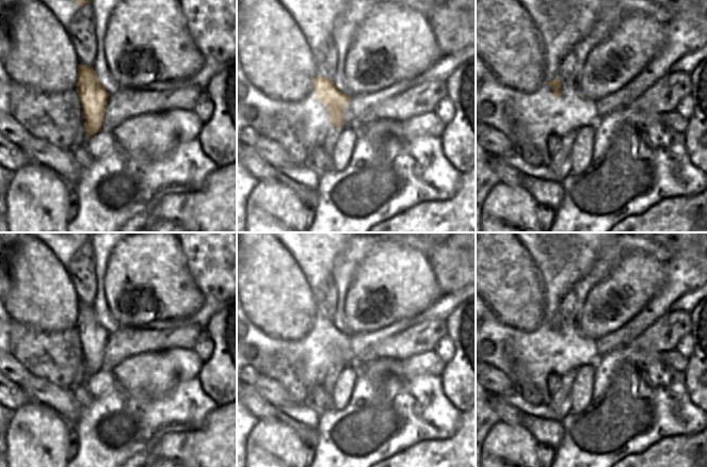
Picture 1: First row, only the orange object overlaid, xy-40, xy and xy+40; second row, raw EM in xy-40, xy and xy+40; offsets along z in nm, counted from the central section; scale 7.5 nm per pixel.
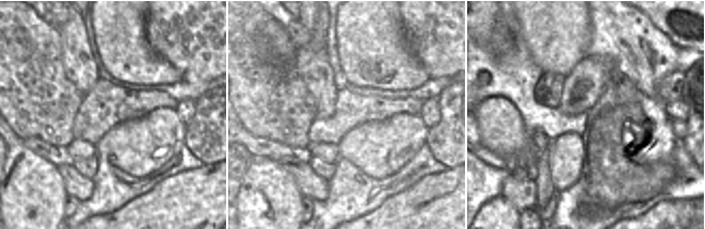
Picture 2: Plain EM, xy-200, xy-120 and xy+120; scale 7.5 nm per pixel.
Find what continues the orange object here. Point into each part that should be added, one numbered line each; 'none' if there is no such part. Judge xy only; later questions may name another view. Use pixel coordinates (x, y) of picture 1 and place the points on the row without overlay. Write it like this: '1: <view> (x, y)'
1: xy (330, 380)

